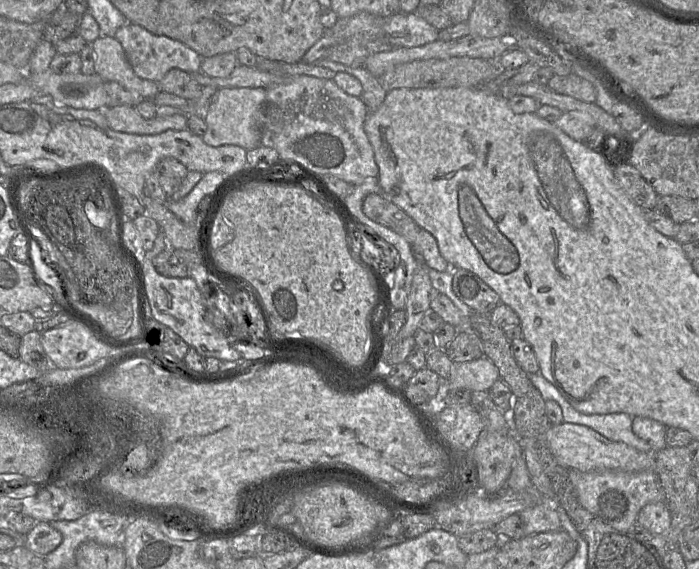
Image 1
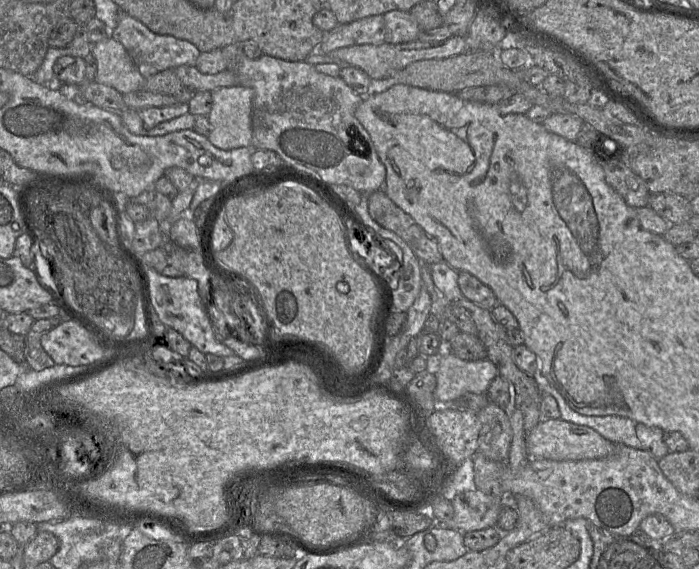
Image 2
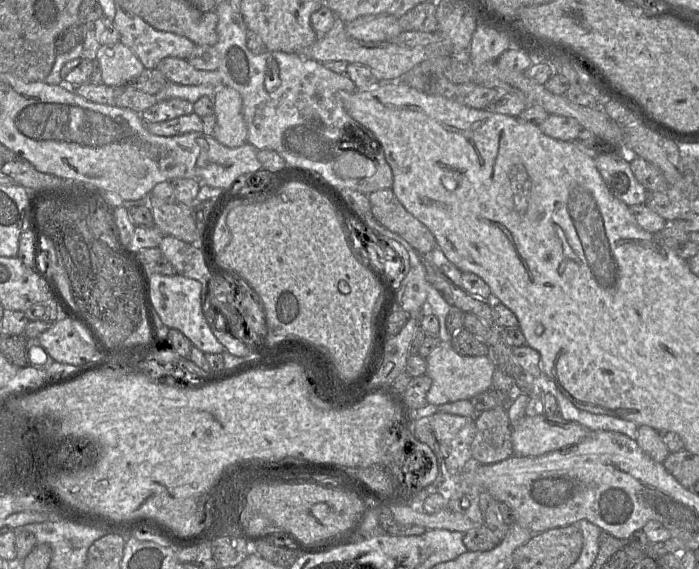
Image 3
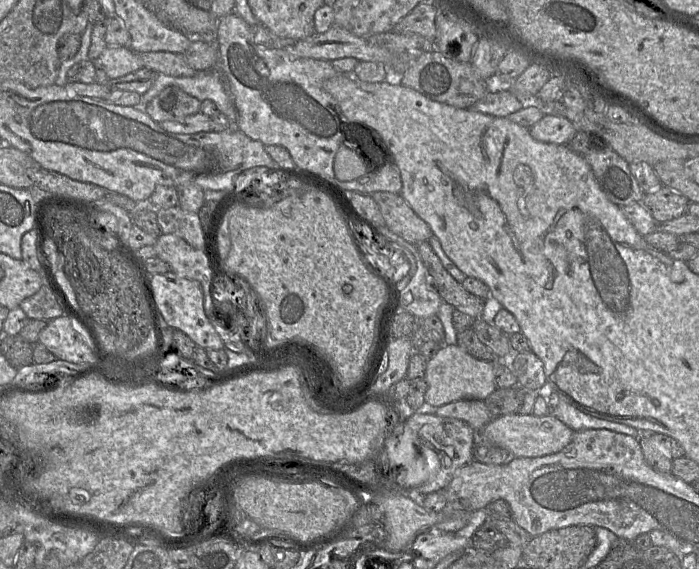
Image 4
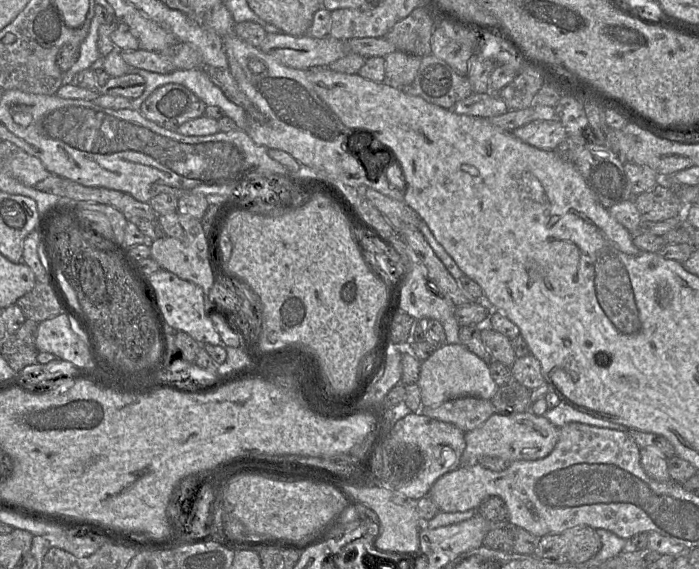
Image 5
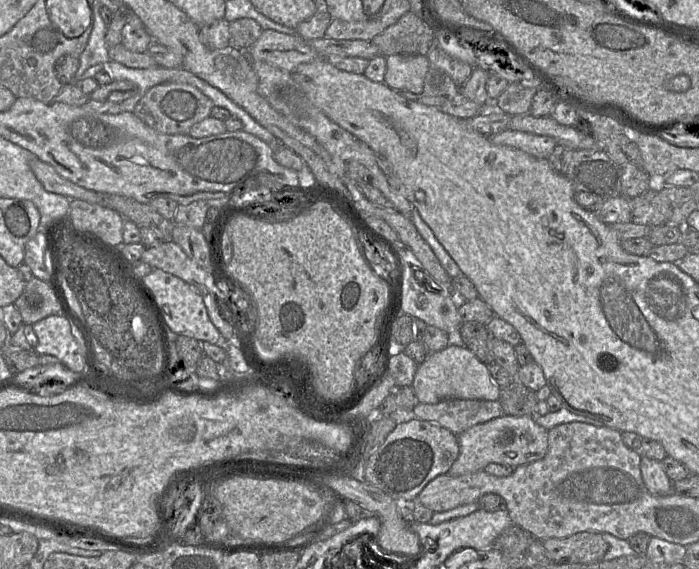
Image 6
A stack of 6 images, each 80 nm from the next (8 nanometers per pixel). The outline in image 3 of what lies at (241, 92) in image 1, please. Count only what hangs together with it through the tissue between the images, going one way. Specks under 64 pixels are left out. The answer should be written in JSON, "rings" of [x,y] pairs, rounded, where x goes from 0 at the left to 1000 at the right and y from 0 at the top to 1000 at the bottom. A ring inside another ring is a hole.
{"rings":[[[316,149],[306,165],[305,181],[309,206],[305,241],[328,260],[353,251],[353,221],[346,202],[346,170],[342,162]]]}

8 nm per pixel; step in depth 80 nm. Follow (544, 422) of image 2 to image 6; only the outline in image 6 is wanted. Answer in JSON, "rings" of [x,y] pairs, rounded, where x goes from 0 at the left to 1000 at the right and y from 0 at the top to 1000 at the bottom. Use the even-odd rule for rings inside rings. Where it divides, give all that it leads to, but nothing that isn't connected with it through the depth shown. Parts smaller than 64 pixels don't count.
{"rings":[[[718,729],[658,761],[655,779],[655,805],[639,831],[645,837],[692,826],[701,814],[741,821],[773,808],[784,791],[784,756],[770,747],[760,729]]]}

